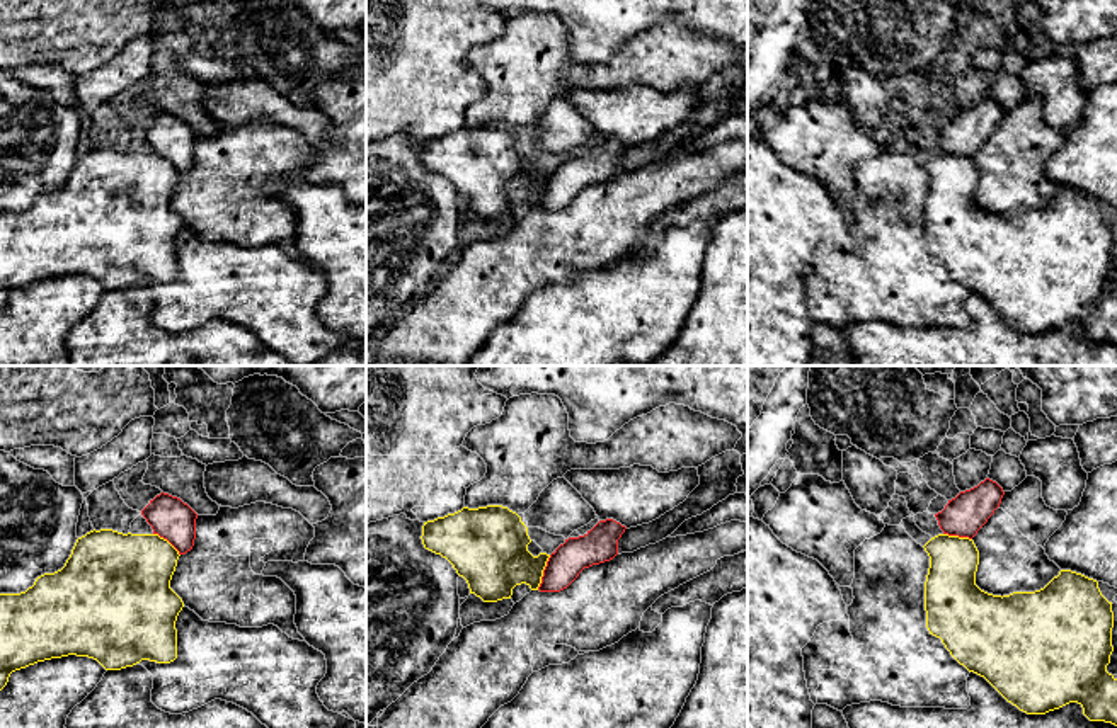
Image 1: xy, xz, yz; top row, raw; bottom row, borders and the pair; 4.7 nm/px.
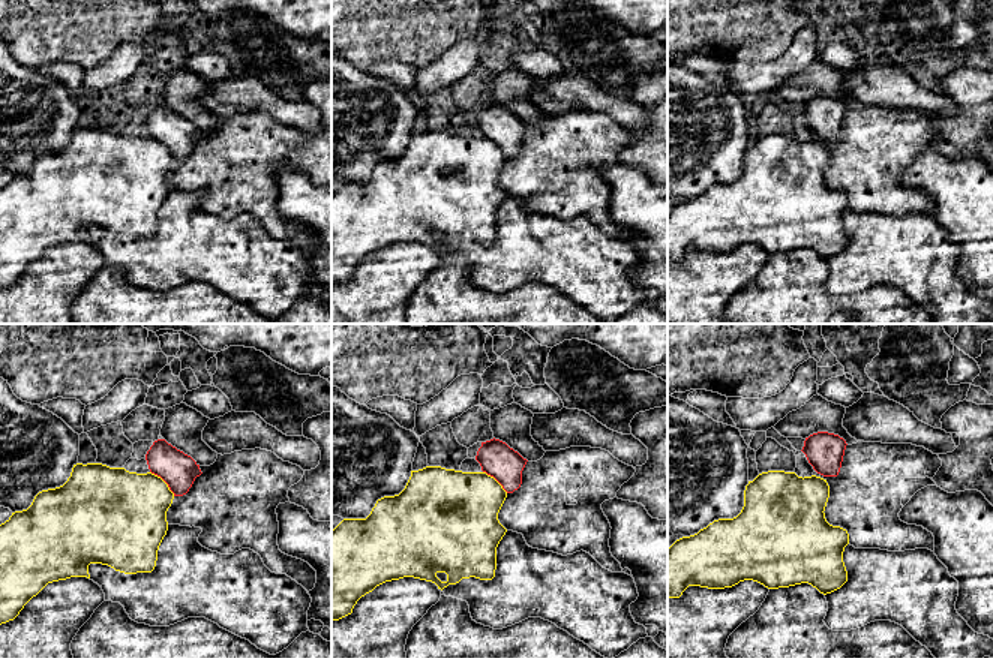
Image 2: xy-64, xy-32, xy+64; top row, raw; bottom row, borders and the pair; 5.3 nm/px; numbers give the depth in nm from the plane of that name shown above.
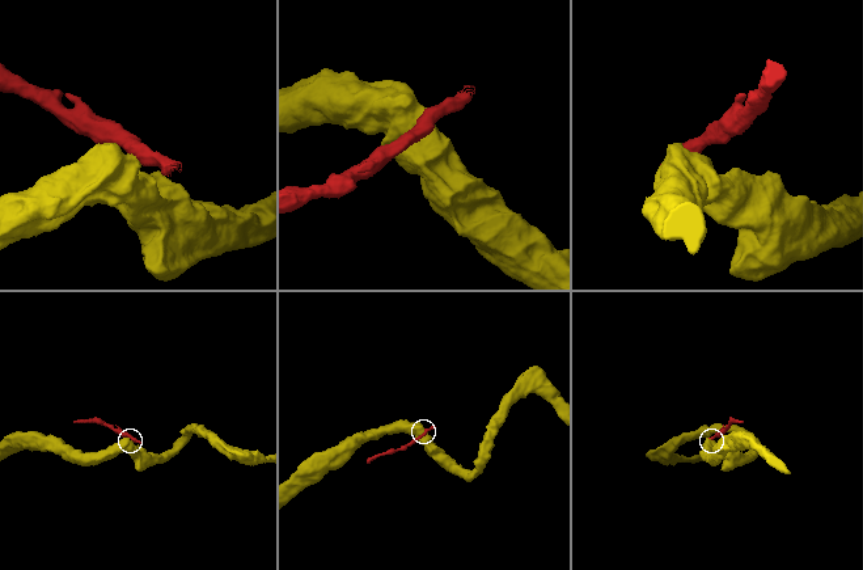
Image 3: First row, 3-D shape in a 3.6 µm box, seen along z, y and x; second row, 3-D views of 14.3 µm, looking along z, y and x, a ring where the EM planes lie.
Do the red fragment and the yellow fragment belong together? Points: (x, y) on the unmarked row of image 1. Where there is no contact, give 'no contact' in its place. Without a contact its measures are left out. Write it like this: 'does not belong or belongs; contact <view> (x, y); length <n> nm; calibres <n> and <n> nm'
does not belong; contact xz (544, 191); length 180 nm; calibres 160 and 320 nm

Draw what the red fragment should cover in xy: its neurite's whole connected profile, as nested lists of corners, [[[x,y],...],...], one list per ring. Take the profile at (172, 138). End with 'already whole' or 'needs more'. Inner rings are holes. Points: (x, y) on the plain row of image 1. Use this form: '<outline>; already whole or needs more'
[[[160,112],[141,129],[153,153],[167,158],[179,173],[192,168],[198,133],[180,117]]]; already whole

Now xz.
[[[613,138],[599,139],[579,156],[569,156],[548,177],[540,211],[567,208],[584,187],[613,179],[618,173],[618,158],[625,145]]]; already whole

